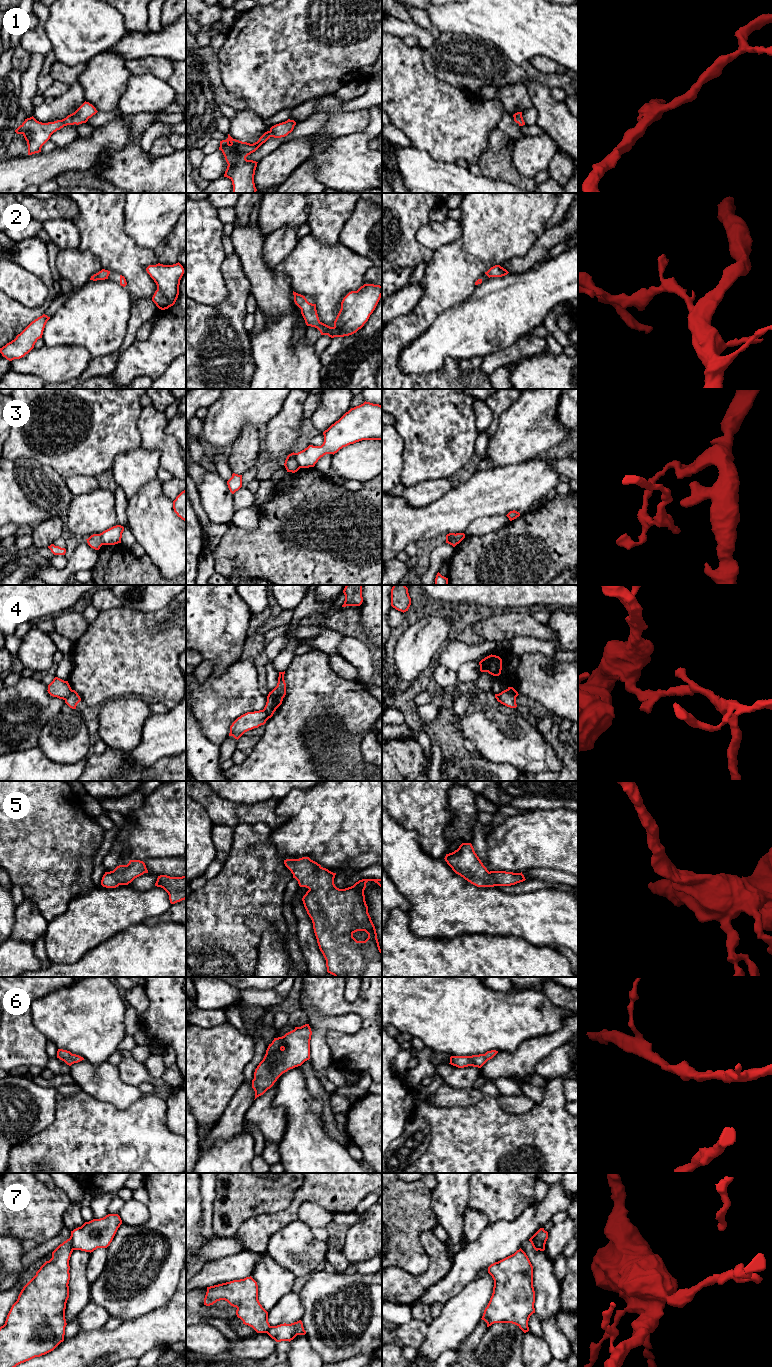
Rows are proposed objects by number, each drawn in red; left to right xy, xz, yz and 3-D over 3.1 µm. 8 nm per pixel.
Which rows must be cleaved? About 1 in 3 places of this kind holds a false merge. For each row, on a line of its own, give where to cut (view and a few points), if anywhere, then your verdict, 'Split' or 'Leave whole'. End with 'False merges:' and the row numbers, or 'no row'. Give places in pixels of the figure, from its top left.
1: No split. Leave whole
2: No split. Leave whole
3: Split along xz (295, 453), (295, 461), (300, 467). Split
4: Split along xy (72, 690), (64, 699). Split
5: No split. Leave whole
6: No split. Leave whole
7: Split along yz (531, 1237), (539, 1249). Split
False merges: 3, 4, 7

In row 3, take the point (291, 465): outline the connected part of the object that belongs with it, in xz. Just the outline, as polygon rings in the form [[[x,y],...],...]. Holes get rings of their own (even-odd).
[[[294,452],[289,454],[285,460],[284,466],[287,472],[295,473],[300,469],[300,466],[296,462],[295,454]]]

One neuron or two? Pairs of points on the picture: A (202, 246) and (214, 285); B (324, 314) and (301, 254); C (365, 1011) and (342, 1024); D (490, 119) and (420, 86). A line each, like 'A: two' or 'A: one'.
A: one
B: one
C: two
D: one

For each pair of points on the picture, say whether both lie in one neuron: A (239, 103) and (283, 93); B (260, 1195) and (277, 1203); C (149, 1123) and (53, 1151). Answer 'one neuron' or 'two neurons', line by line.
A: two neurons
B: one neuron
C: one neuron

